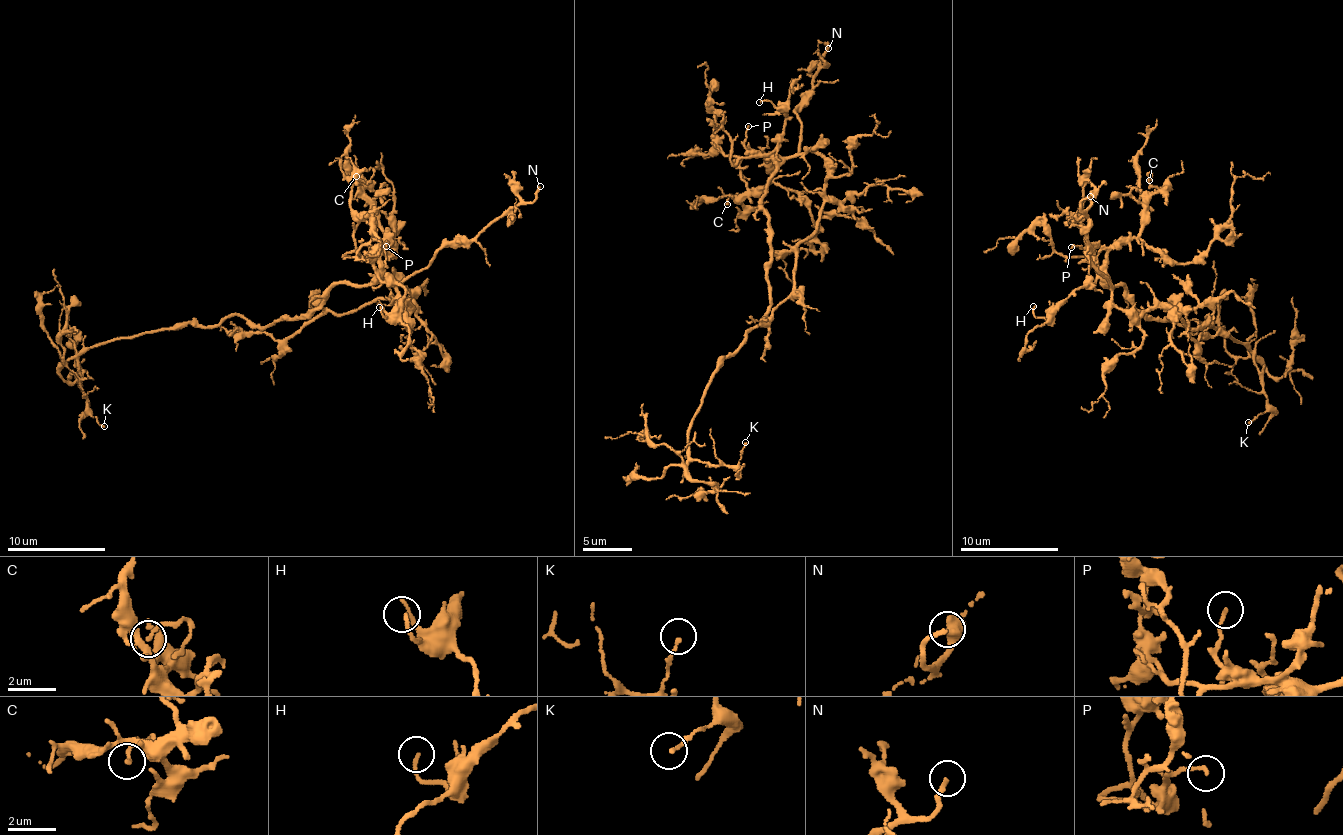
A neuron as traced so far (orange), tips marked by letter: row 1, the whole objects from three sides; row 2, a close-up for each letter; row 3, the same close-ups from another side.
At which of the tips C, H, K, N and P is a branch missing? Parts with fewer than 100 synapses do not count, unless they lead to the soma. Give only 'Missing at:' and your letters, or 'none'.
Missing at: N

